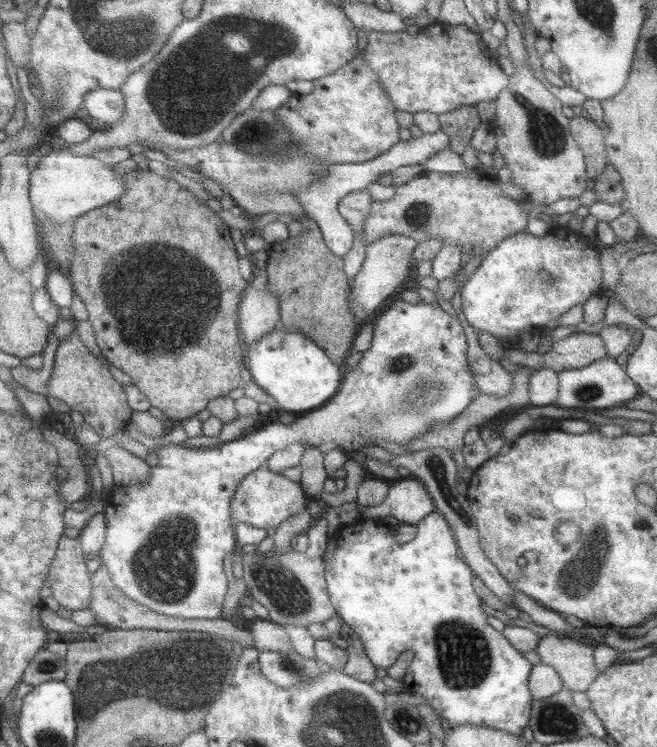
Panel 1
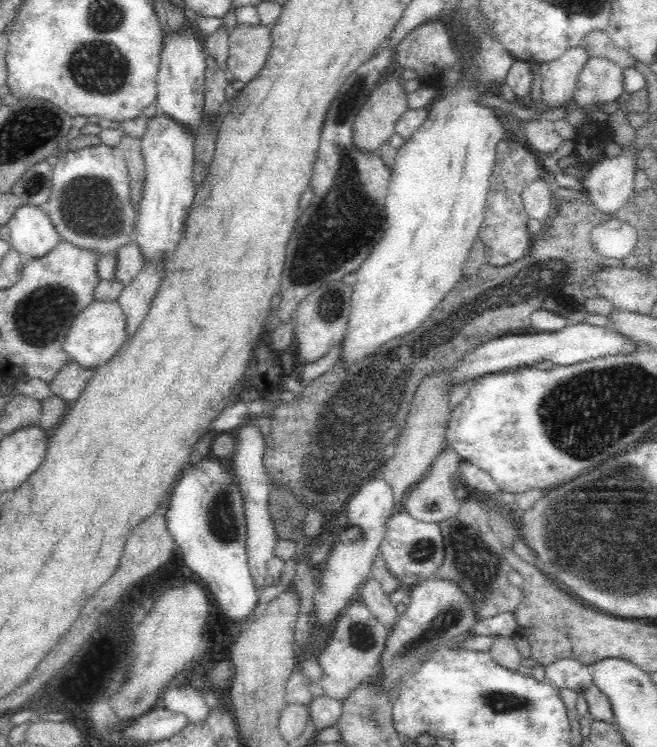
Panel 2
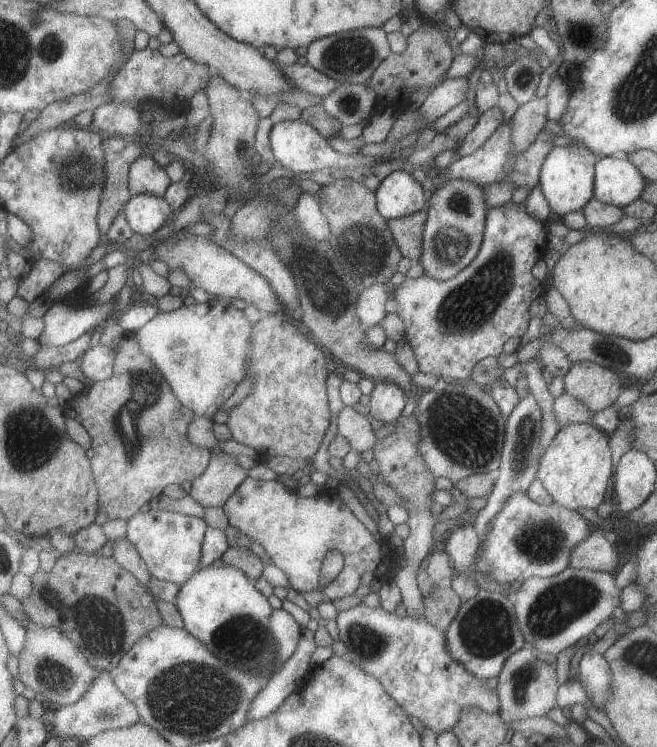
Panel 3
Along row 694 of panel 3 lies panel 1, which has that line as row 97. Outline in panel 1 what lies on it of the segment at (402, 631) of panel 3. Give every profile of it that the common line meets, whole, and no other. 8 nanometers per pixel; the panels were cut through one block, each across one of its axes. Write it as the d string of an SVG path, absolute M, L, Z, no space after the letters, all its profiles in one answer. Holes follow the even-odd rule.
M436 22L416 35L373 31L366 51L368 64L380 75L399 110L413 114L428 111L439 116L460 105L495 102L510 84L506 65L492 56L480 32L464 25Z

